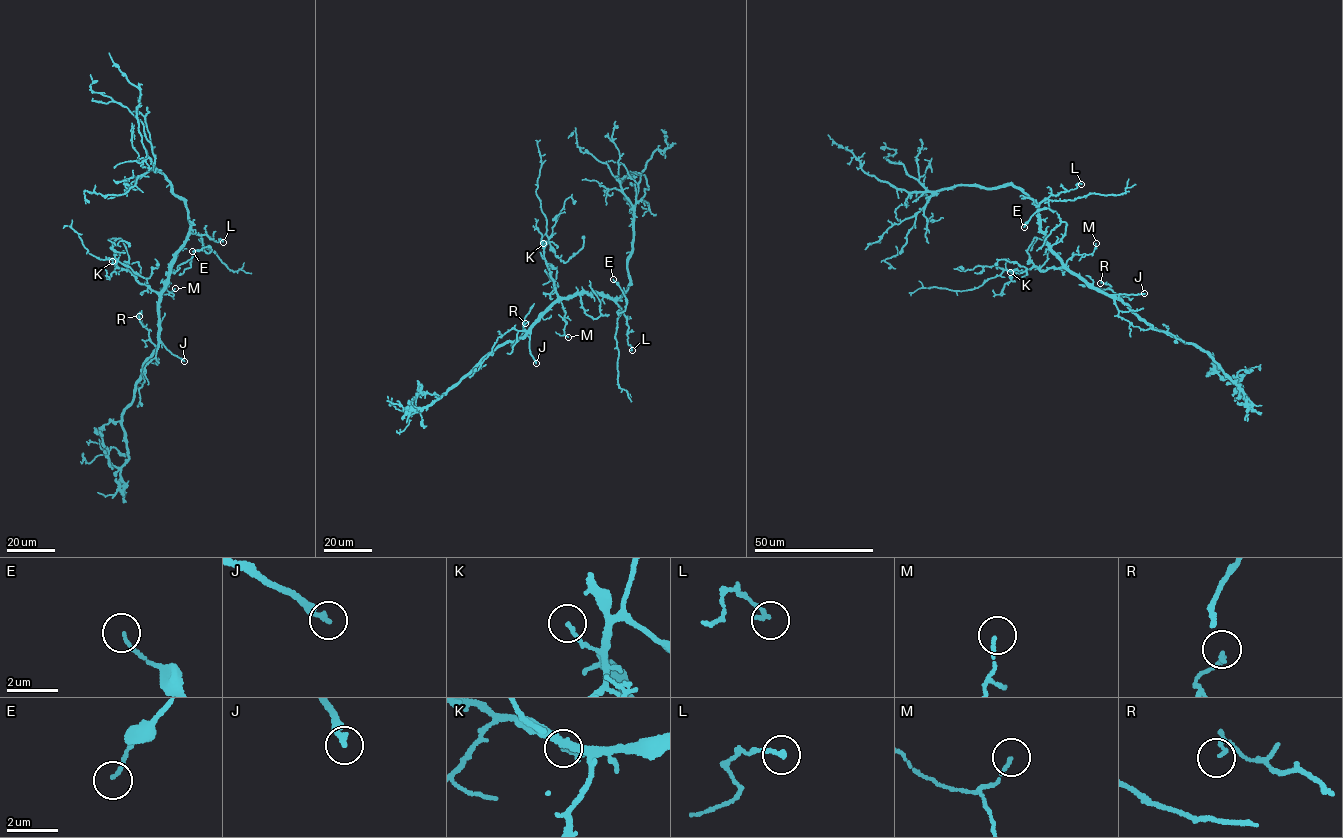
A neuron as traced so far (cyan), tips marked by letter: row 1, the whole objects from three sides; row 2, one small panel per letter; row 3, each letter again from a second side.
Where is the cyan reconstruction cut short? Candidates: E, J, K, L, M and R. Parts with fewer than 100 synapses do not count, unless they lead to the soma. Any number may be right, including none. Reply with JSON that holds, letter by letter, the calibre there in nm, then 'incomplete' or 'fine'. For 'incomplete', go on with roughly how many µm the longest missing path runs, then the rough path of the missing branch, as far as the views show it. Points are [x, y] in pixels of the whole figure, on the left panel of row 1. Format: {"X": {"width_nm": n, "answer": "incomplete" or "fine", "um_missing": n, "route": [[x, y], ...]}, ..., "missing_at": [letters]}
{"E": {"width_nm": 130, "answer": "fine"}, "J": {"width_nm": 200, "answer": "incomplete", "um_missing": 120, "route": [[184, 361], [220, 390], [224, 400], [210, 443], [167, 508], [174, 524], [165, 543]]}, "K": {"width_nm": 120, "answer": "fine"}, "L": {"width_nm": 140, "answer": "fine"}, "M": {"width_nm": 100, "answer": "fine"}, "R": {"width_nm": 120, "answer": "fine"}, "missing_at": ["J"]}

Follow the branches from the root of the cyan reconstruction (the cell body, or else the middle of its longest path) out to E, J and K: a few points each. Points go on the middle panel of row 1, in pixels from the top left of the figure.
E: (587, 293), (609, 297), (621, 313), (617, 312), (625, 310), (626, 298), (613, 279)
J: (587, 293), (578, 292), (559, 300), (531, 328), (529, 351), (536, 363)
K: (587, 293), (578, 292), (564, 298), (558, 295), (544, 257), (543, 243)

